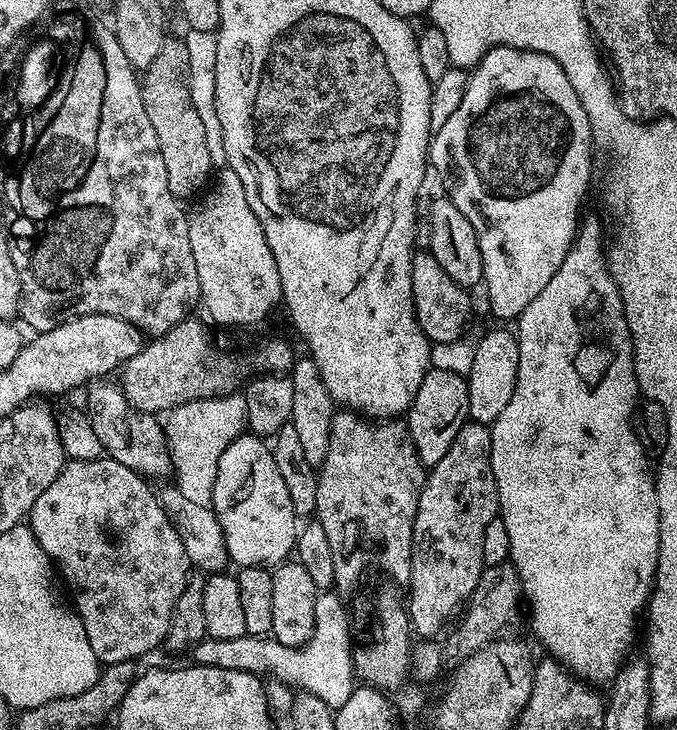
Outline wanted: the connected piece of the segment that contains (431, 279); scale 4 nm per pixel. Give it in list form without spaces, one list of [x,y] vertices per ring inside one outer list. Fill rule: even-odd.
[[[424,250],[411,257],[408,266],[408,277],[410,278],[410,286],[412,287],[412,295],[410,297],[410,308],[414,313],[418,326],[424,331],[424,337],[432,344],[449,344],[455,340],[461,339],[465,335],[464,327],[468,324],[468,315],[472,312],[472,300],[466,289],[458,282],[454,282],[454,278],[450,278],[450,274],[446,274],[446,270],[442,270],[442,266],[438,266],[438,258],[434,258],[431,251]]]

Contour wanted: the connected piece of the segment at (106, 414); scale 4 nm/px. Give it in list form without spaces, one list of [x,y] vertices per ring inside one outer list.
[[[97,379],[87,385],[88,397],[83,407],[94,434],[98,434],[101,449],[111,459],[122,462],[130,470],[139,472],[145,478],[151,476],[168,476],[172,467],[172,459],[168,453],[168,437],[163,423],[160,424],[155,415],[143,412],[131,405],[119,383],[107,384],[107,379]]]

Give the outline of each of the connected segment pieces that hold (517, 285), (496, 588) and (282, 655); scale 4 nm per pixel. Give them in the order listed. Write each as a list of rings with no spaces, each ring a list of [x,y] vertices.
[[[503,46],[489,47],[488,51],[480,57],[478,63],[471,69],[468,85],[464,91],[462,102],[458,106],[458,110],[454,110],[450,114],[450,118],[446,118],[446,122],[439,125],[435,129],[434,135],[430,140],[430,164],[434,169],[440,168],[440,176],[444,179],[444,188],[447,199],[454,202],[454,206],[458,206],[458,210],[462,210],[462,214],[466,214],[466,218],[470,218],[470,226],[474,226],[474,234],[478,238],[478,246],[482,254],[482,266],[484,267],[484,279],[482,288],[488,291],[488,304],[492,307],[492,312],[497,316],[497,321],[509,322],[515,321],[522,314],[522,310],[526,310],[526,306],[530,306],[530,302],[542,290],[542,286],[546,286],[546,282],[550,282],[550,278],[554,278],[554,274],[558,270],[558,266],[562,266],[562,262],[566,258],[566,254],[572,248],[572,241],[575,240],[578,231],[578,225],[581,223],[582,215],[580,216],[580,203],[584,200],[584,191],[588,188],[588,179],[592,176],[592,148],[594,149],[594,141],[592,139],[592,127],[590,126],[590,118],[586,114],[586,110],[582,106],[582,102],[578,98],[578,94],[574,90],[574,86],[570,86],[570,78],[566,78],[566,70],[562,70],[562,66],[552,56],[547,56],[541,52],[531,52],[525,48],[505,48]]]
[[[511,562],[504,564],[489,563],[482,575],[478,578],[478,586],[467,601],[464,617],[460,625],[448,636],[448,641],[443,641],[444,659],[449,665],[455,666],[467,656],[473,656],[482,646],[491,640],[497,639],[516,620],[520,608],[522,612],[522,589],[520,575],[516,572]]]
[[[326,590],[319,593],[316,598],[314,614],[315,622],[313,631],[308,641],[301,646],[286,646],[273,637],[261,637],[243,635],[238,638],[214,639],[205,637],[192,649],[192,655],[197,665],[201,667],[214,668],[217,671],[226,672],[245,672],[249,676],[258,676],[260,672],[268,672],[268,676],[279,680],[289,687],[314,694],[315,697],[321,698],[332,710],[338,711],[344,706],[346,700],[351,696],[354,689],[354,669],[352,666],[352,641],[350,642],[350,628],[346,610],[341,602],[343,600],[337,593]]]

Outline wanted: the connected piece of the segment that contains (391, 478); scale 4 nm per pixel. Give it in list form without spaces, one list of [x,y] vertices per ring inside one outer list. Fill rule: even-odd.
[[[336,410],[332,413],[332,425],[330,426],[330,442],[324,455],[324,461],[318,465],[318,475],[316,478],[316,511],[315,519],[326,530],[326,538],[330,542],[330,554],[334,554],[334,578],[336,579],[334,588],[337,593],[345,594],[360,580],[360,563],[363,560],[373,560],[380,564],[380,568],[397,585],[407,585],[410,578],[410,566],[412,565],[412,531],[414,530],[414,518],[416,517],[416,507],[420,492],[424,489],[426,479],[425,465],[420,463],[418,454],[412,445],[412,439],[408,433],[408,425],[403,419],[388,418],[383,422],[373,422],[371,419],[362,418],[361,413],[355,410]]]

